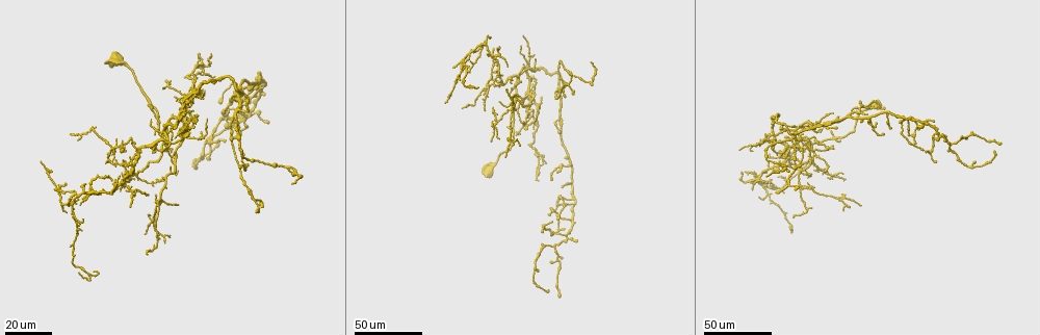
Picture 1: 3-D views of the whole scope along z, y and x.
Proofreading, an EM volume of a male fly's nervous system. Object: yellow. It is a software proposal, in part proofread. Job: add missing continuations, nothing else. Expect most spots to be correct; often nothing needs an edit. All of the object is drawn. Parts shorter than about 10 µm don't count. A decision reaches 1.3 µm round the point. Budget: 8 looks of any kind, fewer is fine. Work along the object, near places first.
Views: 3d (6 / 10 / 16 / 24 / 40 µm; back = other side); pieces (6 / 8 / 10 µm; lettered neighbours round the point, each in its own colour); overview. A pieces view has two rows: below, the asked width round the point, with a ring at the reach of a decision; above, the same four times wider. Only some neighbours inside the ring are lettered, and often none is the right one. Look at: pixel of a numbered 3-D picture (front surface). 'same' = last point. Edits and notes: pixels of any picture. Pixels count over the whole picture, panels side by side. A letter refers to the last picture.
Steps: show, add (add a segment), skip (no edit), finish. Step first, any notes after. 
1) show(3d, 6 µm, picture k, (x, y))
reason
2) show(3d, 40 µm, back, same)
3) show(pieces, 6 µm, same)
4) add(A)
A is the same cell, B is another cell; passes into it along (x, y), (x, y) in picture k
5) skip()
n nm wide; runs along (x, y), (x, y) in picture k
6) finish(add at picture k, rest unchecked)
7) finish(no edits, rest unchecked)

show(3d, 40 µm, picture 1, (506, 91))

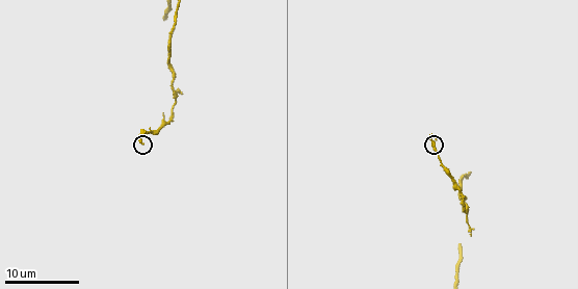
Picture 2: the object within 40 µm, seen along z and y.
show(pieces, 6 µm, picture 2, (143, 144))

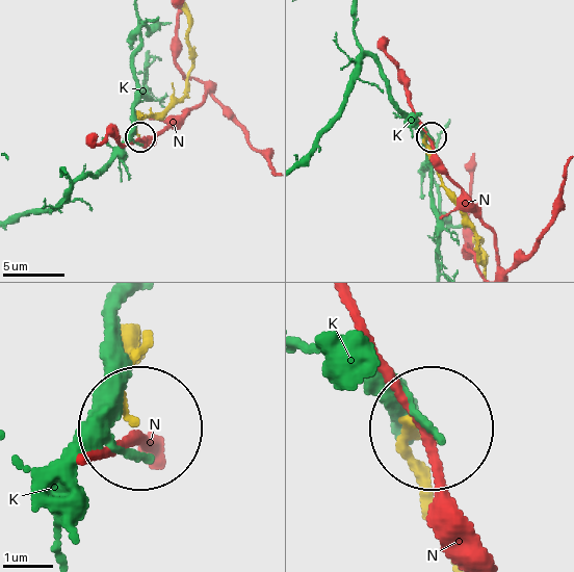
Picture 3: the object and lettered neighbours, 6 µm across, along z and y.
skip()
K and N are other cells; no lettered segment goes on from it

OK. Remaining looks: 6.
show(3d, 40 µm, picture 1, (590, 62))

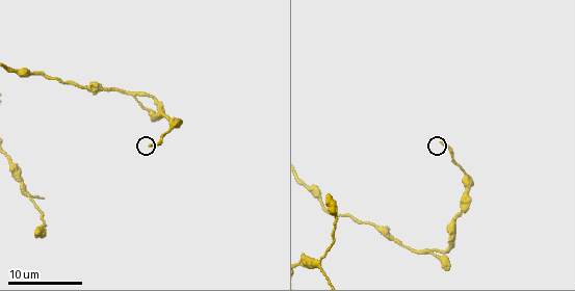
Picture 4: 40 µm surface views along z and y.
show(pieces, 8 µm, picture 4, (149, 147))

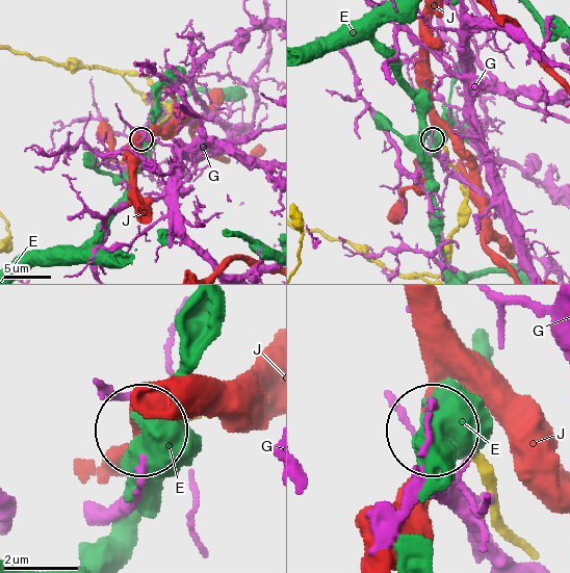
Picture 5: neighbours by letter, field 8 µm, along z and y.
skip()
190 nm wide; E, G and J are other cells; none of them fits

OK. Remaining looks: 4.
show(3d, 24 µm, picture 1, (122, 147))
branch stops here

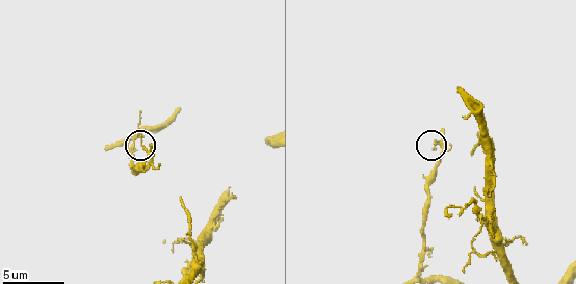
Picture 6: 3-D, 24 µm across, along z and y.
show(pieces, 10 µm, picture 6, (443, 129))
see the neighbours

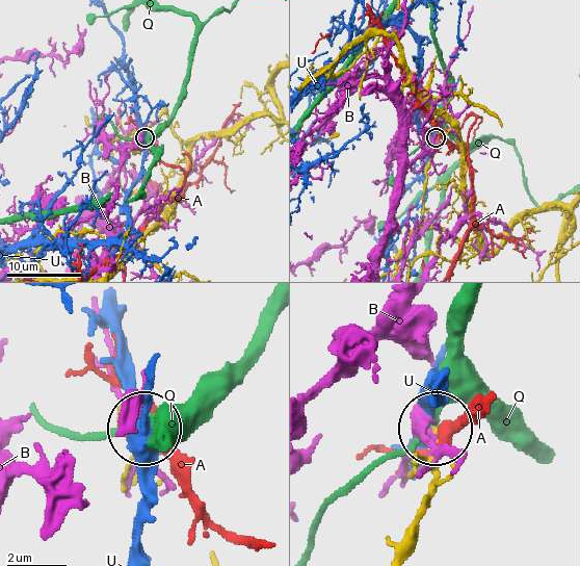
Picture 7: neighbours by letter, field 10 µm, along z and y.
skip()
A, B, Q and U are other cells; no lettered segment goes on from it

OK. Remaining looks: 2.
show(pieces, 8 µm, picture 6, (472, 154))

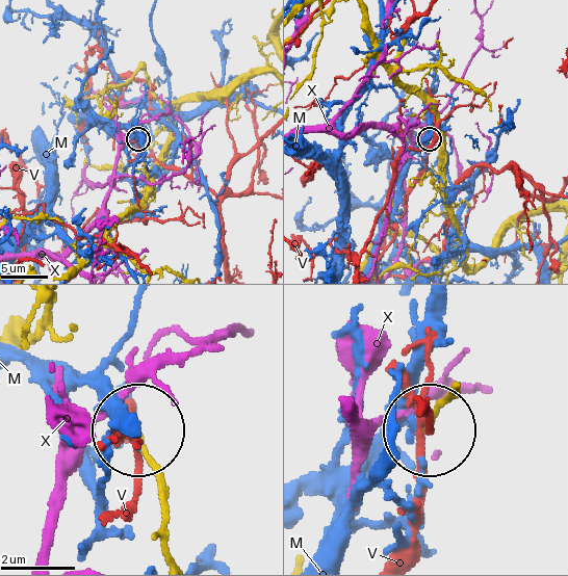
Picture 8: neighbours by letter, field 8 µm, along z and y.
skip()
160 nm wide; M, V and X are other cells; no lettered segment goes on from it

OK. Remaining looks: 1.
finish(no edits, rest unchecked)

